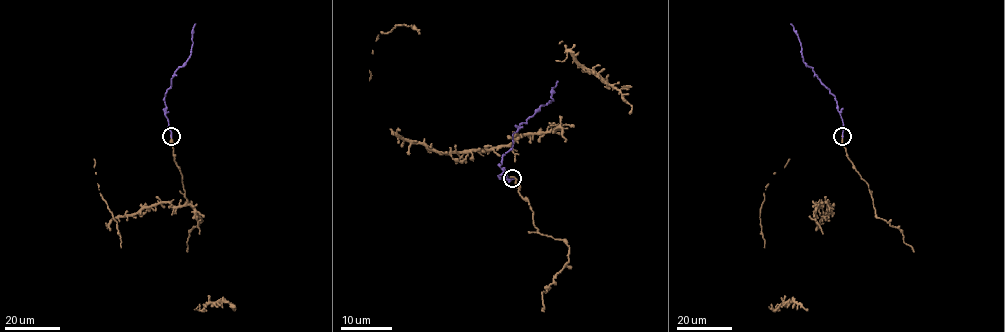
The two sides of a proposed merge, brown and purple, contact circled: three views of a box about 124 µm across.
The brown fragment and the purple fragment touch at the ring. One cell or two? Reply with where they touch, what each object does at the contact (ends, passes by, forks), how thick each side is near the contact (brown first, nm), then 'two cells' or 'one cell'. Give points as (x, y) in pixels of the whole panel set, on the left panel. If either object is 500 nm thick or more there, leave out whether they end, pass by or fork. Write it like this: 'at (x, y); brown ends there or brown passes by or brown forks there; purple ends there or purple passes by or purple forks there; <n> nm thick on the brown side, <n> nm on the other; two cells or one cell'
at (171, 136); brown ends there; purple ends there; 220 nm thick on the brown side, 200 nm on the other; one cell

